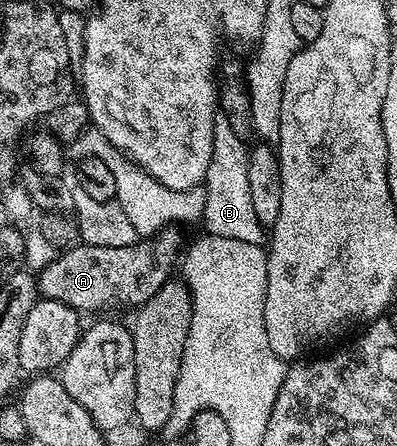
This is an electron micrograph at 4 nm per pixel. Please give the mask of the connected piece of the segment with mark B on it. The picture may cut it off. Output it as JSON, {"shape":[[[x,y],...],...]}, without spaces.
{"shape":[[[223,115],[215,117],[213,150],[203,181],[205,208],[202,223],[207,234],[223,239],[241,240],[243,243],[264,245],[267,240],[265,227],[260,224],[257,212],[250,201],[248,174],[248,145],[239,139]]]}

